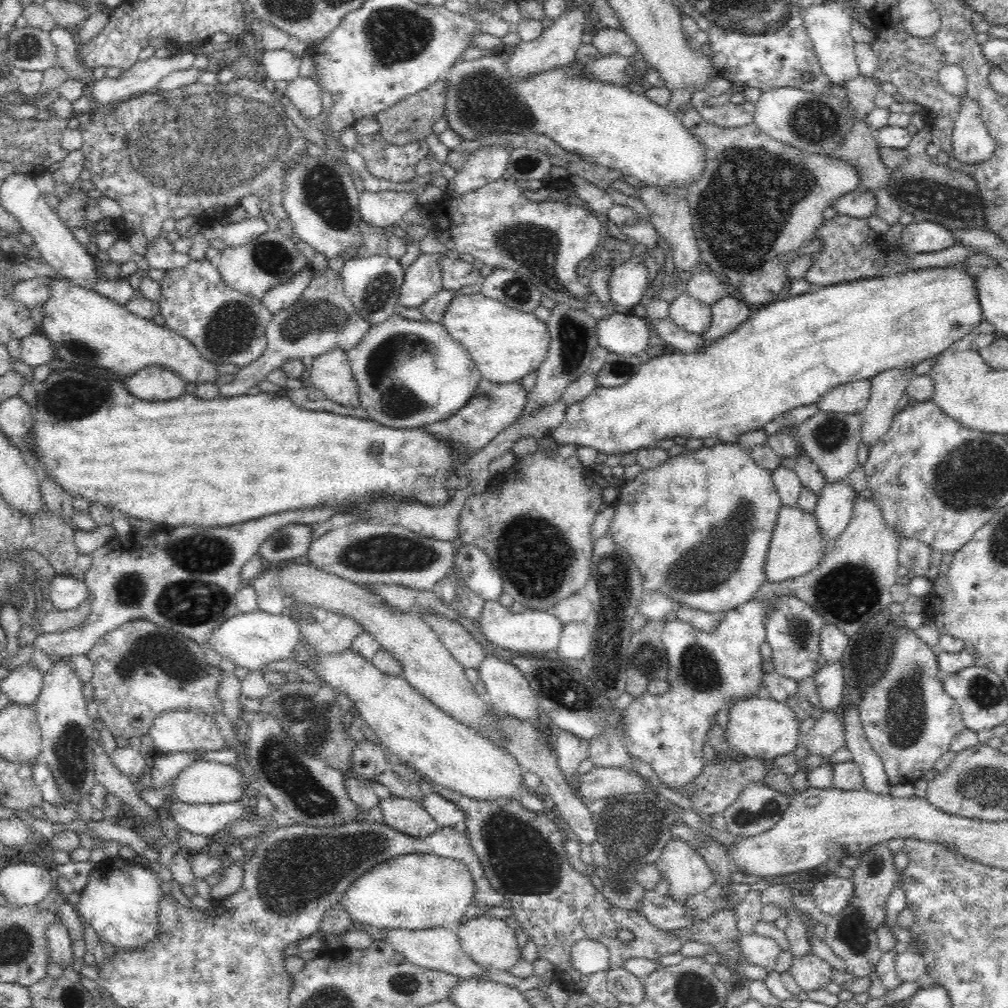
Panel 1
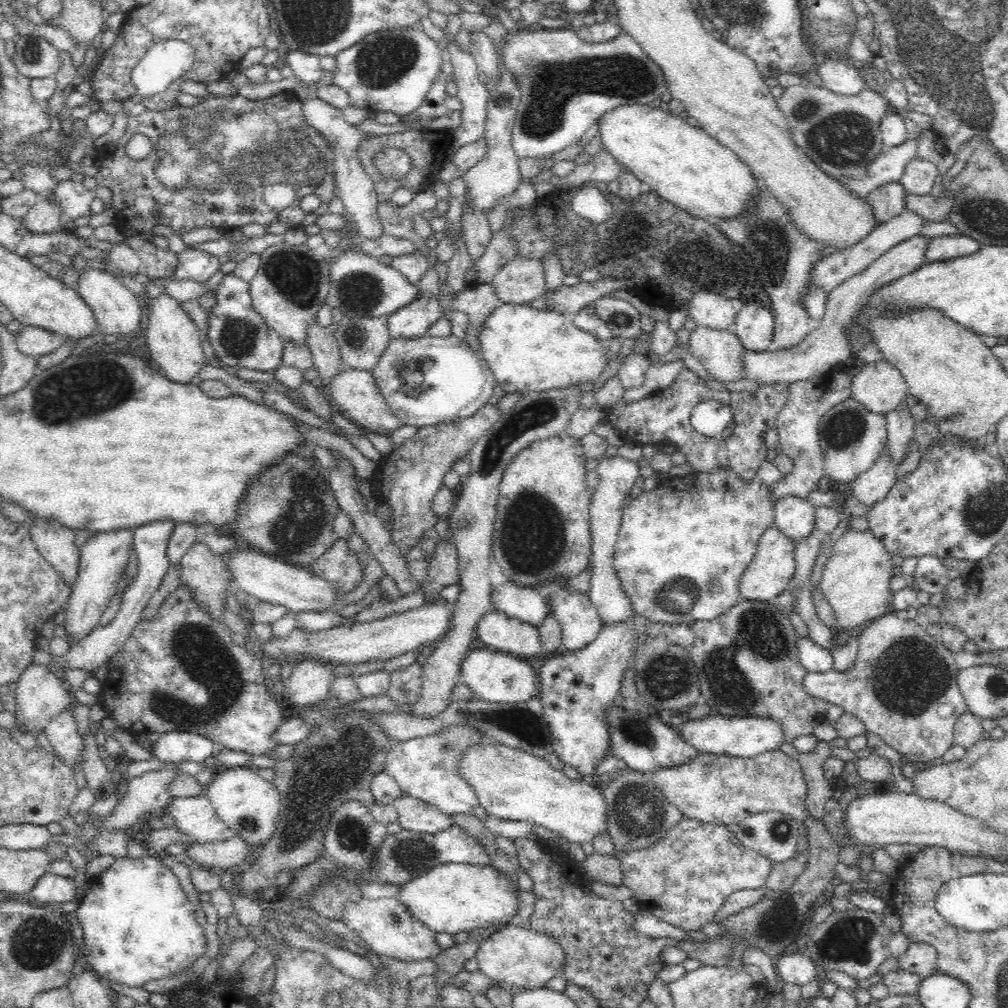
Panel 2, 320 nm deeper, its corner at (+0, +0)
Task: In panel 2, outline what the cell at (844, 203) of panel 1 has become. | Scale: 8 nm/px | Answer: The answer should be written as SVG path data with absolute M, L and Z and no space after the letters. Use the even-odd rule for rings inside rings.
M894 182L874 189L867 199L872 205L875 217L883 223L905 210L907 194L900 182Z

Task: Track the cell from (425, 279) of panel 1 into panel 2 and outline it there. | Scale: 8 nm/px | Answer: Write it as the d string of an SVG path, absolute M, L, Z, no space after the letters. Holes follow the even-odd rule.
M425 294L399 308L387 319L390 340L419 339L429 334L430 327L443 317L438 299Z

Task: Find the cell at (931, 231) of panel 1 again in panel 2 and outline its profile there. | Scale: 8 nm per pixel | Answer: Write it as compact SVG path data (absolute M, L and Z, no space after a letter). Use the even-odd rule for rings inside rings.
M966 236L934 237L926 252L926 264L974 255L981 248L980 243Z

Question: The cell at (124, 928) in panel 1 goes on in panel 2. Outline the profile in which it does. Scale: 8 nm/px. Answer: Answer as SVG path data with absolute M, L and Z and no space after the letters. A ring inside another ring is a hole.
M160 853L151 856L147 854L145 857L142 857L142 860L135 860L135 858L130 856L124 858L124 860L116 860L108 870L92 877L89 891L87 892L85 899L77 908L78 922L80 922L80 926L83 928L84 936L84 946L82 951L86 957L88 969L94 971L99 978L107 984L109 982L115 982L122 984L123 986L129 986L130 988L143 988L148 982L164 980L164 978L172 978L172 976L180 974L182 971L185 972L187 968L190 968L190 966L198 960L198 958L204 956L208 941L204 935L205 927L196 921L195 911L194 906L188 901L188 897L186 897L182 887L180 887L178 877L176 877L174 872L161 862Z

